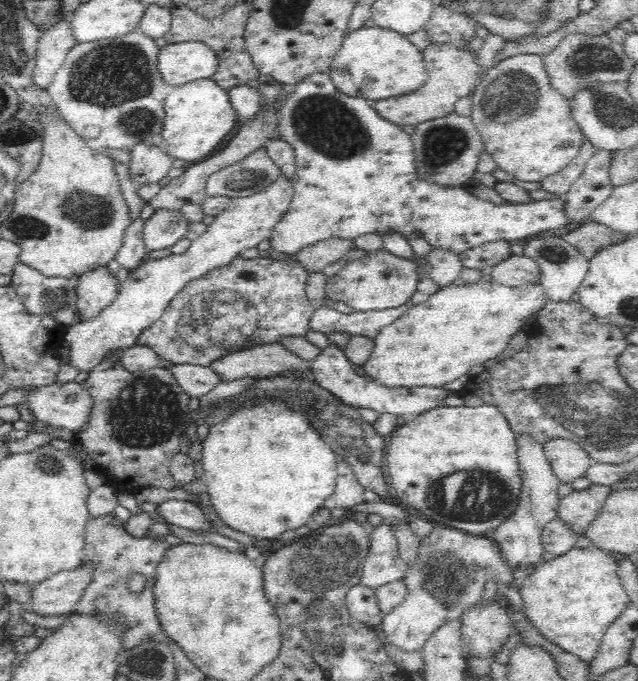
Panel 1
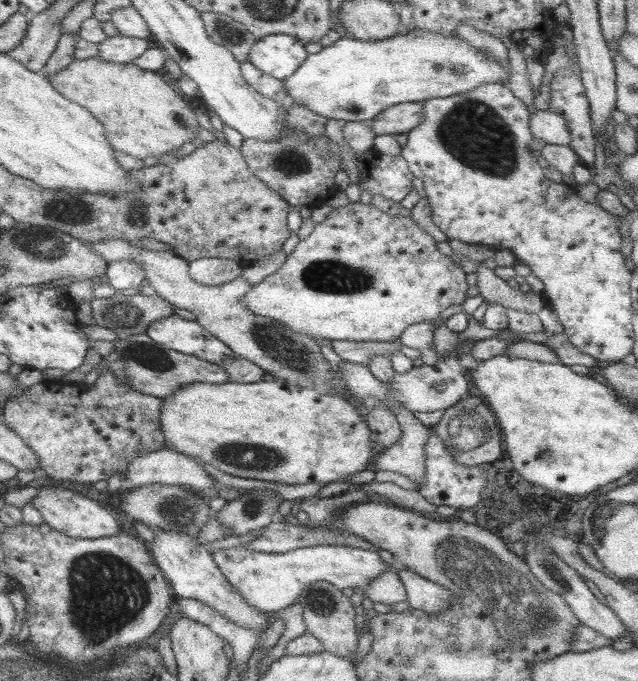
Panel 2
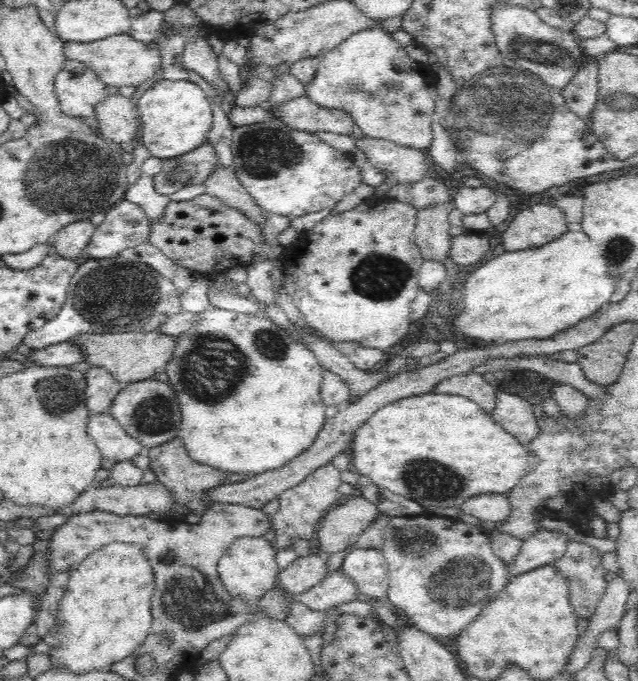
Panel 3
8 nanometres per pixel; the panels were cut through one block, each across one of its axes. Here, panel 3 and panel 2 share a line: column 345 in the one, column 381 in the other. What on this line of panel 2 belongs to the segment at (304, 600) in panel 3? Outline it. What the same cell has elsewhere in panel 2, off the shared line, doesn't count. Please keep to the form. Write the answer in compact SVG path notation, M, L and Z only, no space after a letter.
M388 570L371 580L363 593L366 595L365 598L370 598L374 603L393 605L407 600L404 584L399 576L394 571Z

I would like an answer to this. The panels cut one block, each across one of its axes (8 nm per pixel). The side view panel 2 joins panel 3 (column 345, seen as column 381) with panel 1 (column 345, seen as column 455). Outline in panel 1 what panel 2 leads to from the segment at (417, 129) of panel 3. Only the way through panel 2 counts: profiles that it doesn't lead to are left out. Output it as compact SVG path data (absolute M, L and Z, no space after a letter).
M376 26L362 27L345 36L330 66L329 75L335 87L344 94L371 102L410 94L418 90L429 77L423 52L406 35Z

